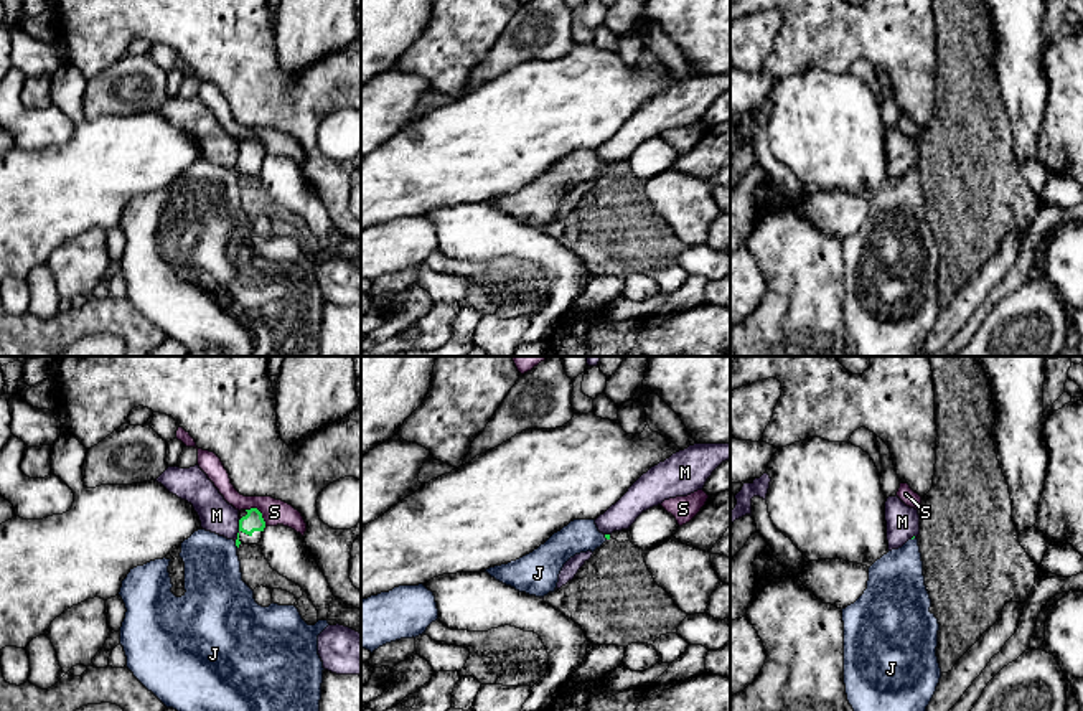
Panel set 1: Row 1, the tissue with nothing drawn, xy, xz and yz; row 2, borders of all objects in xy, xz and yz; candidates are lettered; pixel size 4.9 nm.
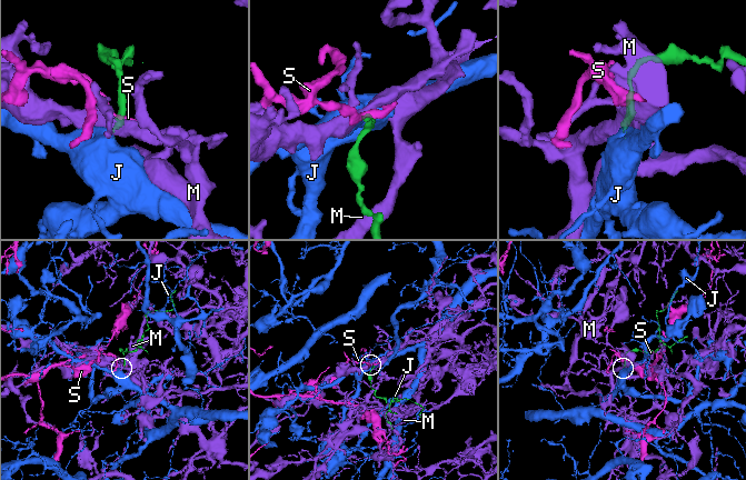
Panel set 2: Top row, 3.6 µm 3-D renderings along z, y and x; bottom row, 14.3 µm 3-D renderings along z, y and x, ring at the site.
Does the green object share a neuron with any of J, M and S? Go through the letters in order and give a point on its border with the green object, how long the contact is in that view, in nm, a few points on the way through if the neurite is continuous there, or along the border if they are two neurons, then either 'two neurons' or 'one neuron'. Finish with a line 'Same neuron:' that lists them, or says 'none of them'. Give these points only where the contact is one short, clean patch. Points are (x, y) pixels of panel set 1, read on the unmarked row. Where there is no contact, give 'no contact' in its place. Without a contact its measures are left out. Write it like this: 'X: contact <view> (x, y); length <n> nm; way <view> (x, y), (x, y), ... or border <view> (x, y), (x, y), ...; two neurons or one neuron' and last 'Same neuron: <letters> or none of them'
J: contact xy (236, 175); length 40 nm; way xy (238, 172), (236, 175), (215, 197), (215, 220); one neuron
M: contact xy (239, 160); length 120 nm; border xy (241, 149), (234, 170); two neurons
S: contact xy (259, 142); length 130 nm; border xy (246, 139), (256, 139), (266, 155); two neurons
Same neuron: J

